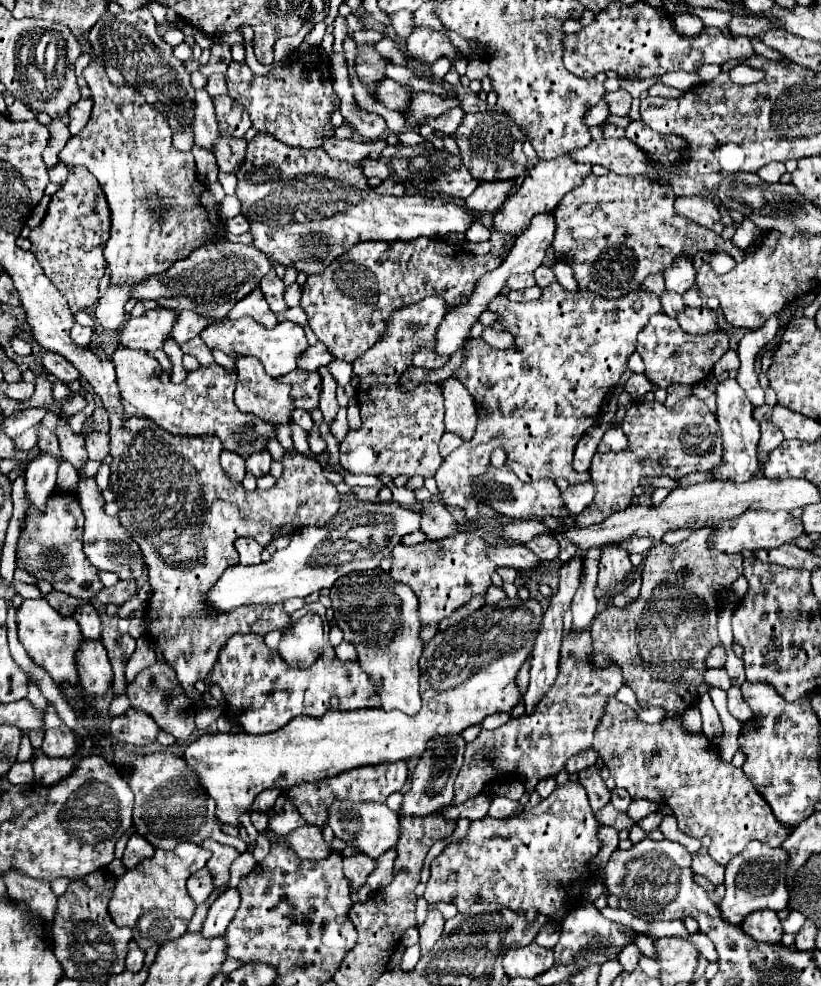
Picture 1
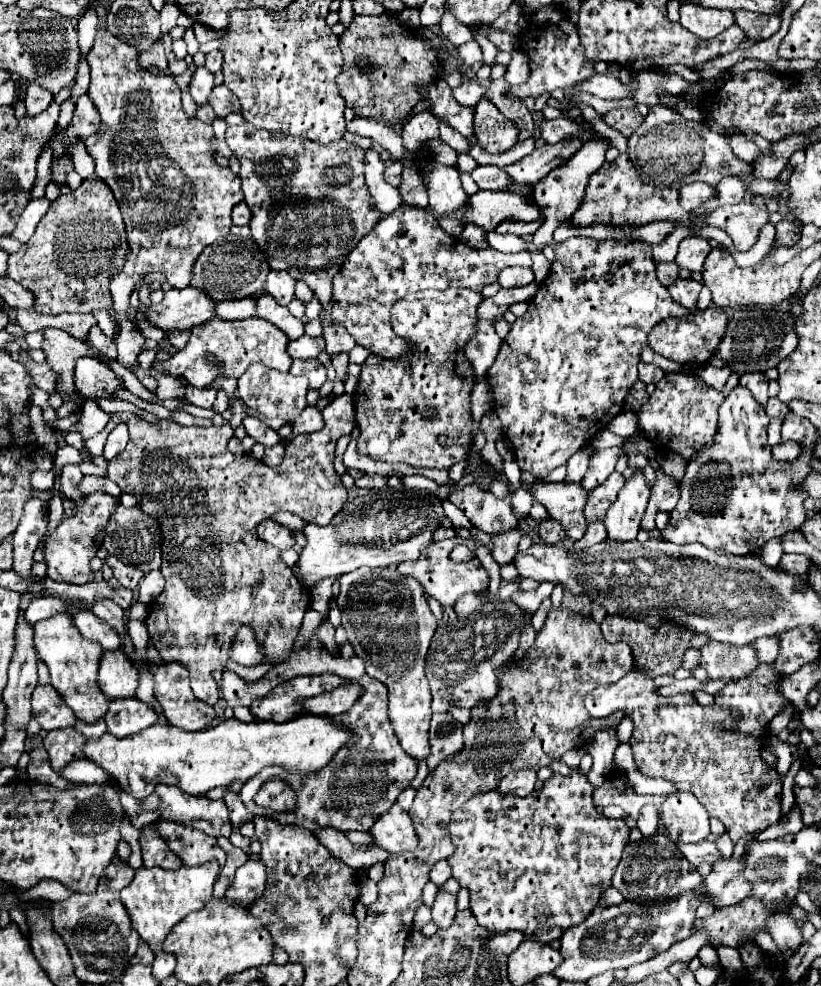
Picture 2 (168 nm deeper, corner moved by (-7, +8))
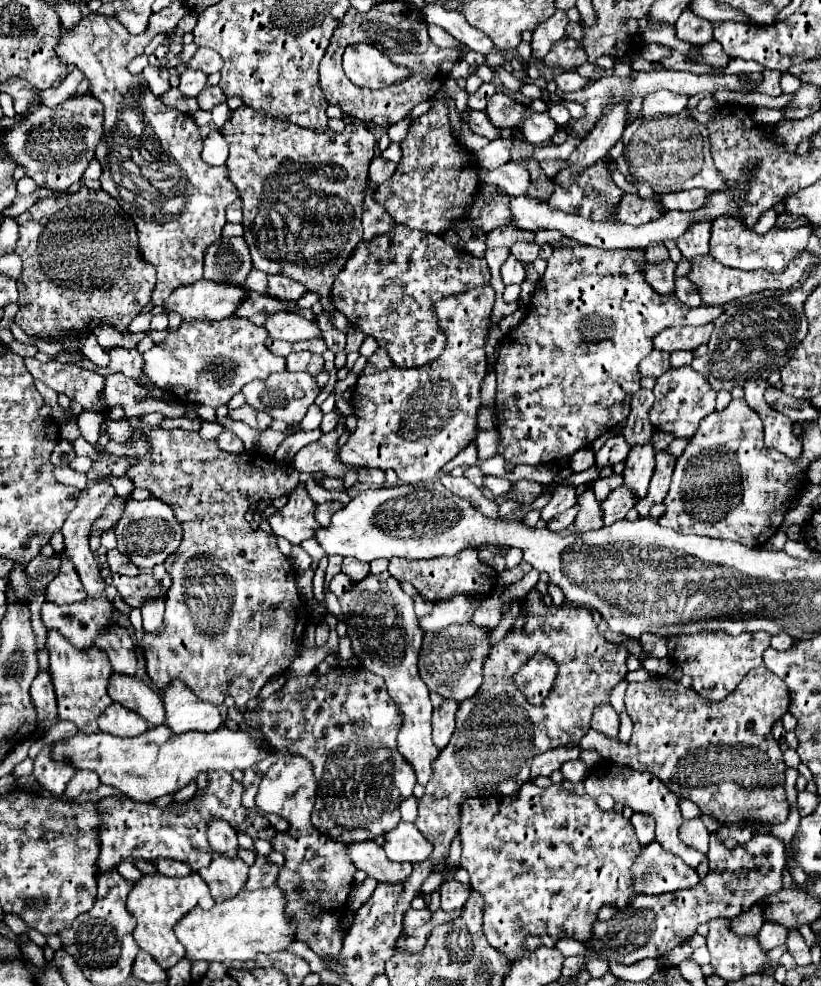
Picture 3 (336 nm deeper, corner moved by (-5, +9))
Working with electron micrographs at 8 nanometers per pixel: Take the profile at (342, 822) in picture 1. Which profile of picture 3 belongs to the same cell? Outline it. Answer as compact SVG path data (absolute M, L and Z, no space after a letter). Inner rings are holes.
M401 821L393 831L385 835L385 845L383 849L387 851L387 857L393 861L409 861L409 863L419 863L427 859L433 851L431 843L417 831L413 823Z

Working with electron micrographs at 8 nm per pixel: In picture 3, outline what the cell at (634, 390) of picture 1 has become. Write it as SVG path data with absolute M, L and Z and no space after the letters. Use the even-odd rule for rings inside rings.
M651 351L641 363L639 363L639 373L643 377L653 377L657 379L659 375L663 375L669 369L669 353L665 351Z

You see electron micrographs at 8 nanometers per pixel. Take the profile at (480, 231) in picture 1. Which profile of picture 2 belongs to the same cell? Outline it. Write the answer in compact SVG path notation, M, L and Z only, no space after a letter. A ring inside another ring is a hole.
M487 232L487 242L491 248L499 252L523 252L529 248L529 244L513 234L497 234L497 232Z

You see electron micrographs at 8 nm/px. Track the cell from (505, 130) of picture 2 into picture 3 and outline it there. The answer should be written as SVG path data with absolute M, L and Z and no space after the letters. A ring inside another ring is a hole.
M495 93L489 103L487 103L487 109L485 109L489 121L505 131L505 129L515 129L517 125L521 125L523 117L527 115L527 107L513 101L511 97L507 97L505 93Z

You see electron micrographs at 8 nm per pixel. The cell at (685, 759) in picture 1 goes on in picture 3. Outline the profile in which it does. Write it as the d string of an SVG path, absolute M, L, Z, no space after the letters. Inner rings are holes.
M767 667L751 669L737 689L721 701L703 699L695 695L693 689L667 677L629 683L625 707L633 719L633 737L629 743L587 731L579 747L587 751L595 749L607 761L657 775L675 795L691 799L701 813L711 815L721 825L757 821L783 823L787 819L789 805L783 789L787 767L771 735L771 725L789 711L789 691L783 679L773 675ZM725 769L737 769L737 777L751 777L751 781L747 781L745 787L735 781L709 785L685 783L685 777L727 777L723 775Z

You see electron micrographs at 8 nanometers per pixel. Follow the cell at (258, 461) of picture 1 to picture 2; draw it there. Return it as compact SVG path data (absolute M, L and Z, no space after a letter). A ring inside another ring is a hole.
M245 418L243 420L243 426L245 426L245 430L247 430L247 434L249 436L253 436L257 442L261 442L265 448L269 448L269 446L275 446L275 444L279 444L279 434L273 430L273 428L269 428L263 420L259 420L259 418Z

